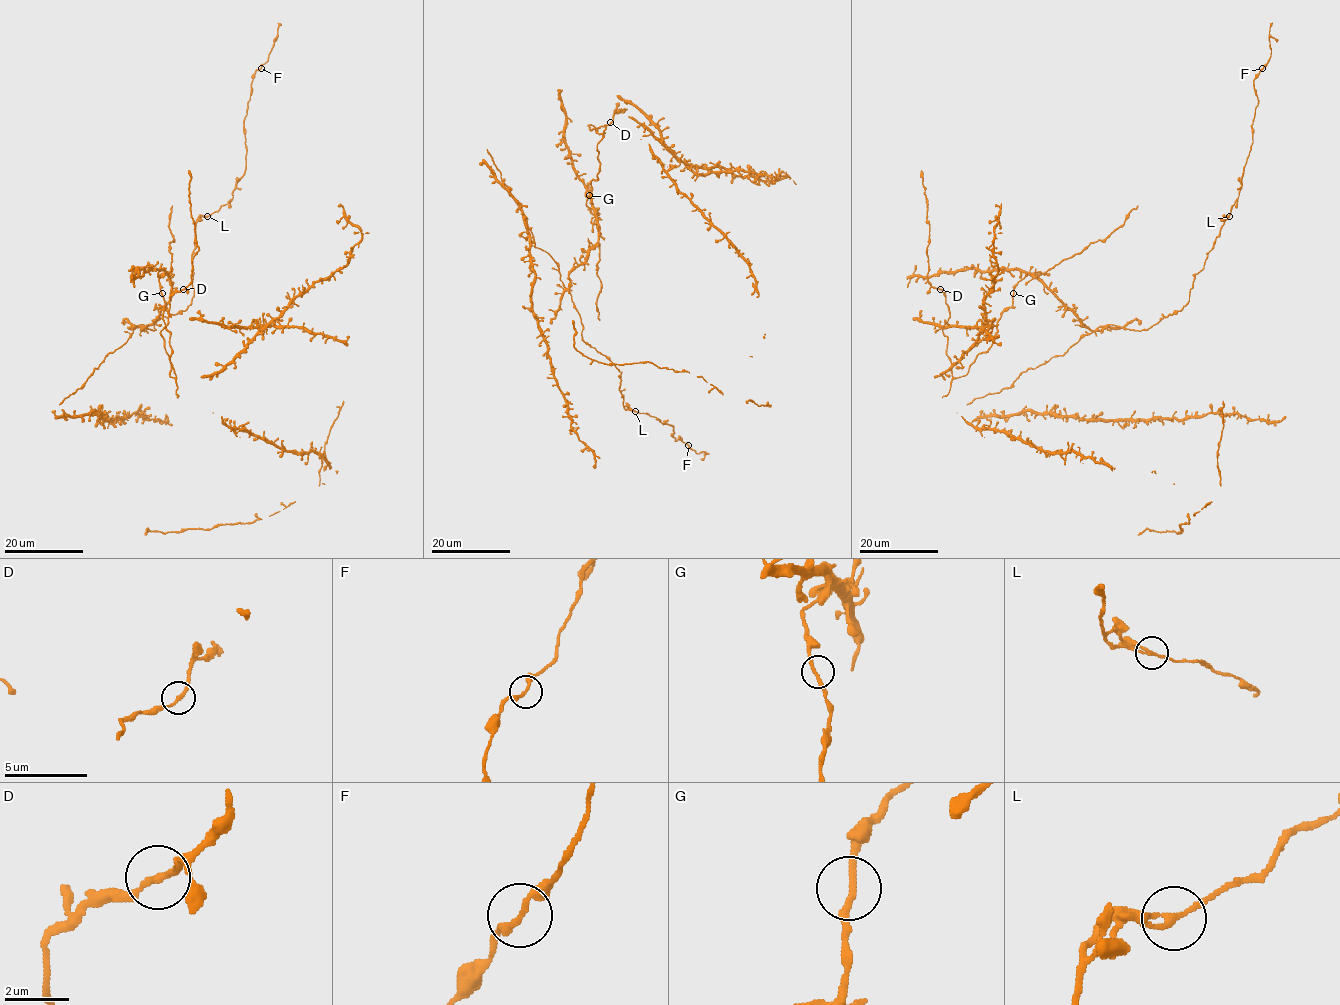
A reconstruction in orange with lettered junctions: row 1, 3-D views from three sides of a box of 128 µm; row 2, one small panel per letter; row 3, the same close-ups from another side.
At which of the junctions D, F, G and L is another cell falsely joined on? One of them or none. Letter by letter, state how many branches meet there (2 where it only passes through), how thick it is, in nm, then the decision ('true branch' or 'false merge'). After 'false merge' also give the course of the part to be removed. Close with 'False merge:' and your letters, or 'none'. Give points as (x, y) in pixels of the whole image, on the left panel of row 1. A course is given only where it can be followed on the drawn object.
D: 2 branches meet; 200 nm thick; true branch
F: 2 branches meet; 200 nm thick; false merge; foreign part runs (261, 68), (277, 35), (278, 23)
G: 2 branches meet; 200 nm thick; true branch
L: 2 branches meet; 200 nm thick; true branch
False merge: F

